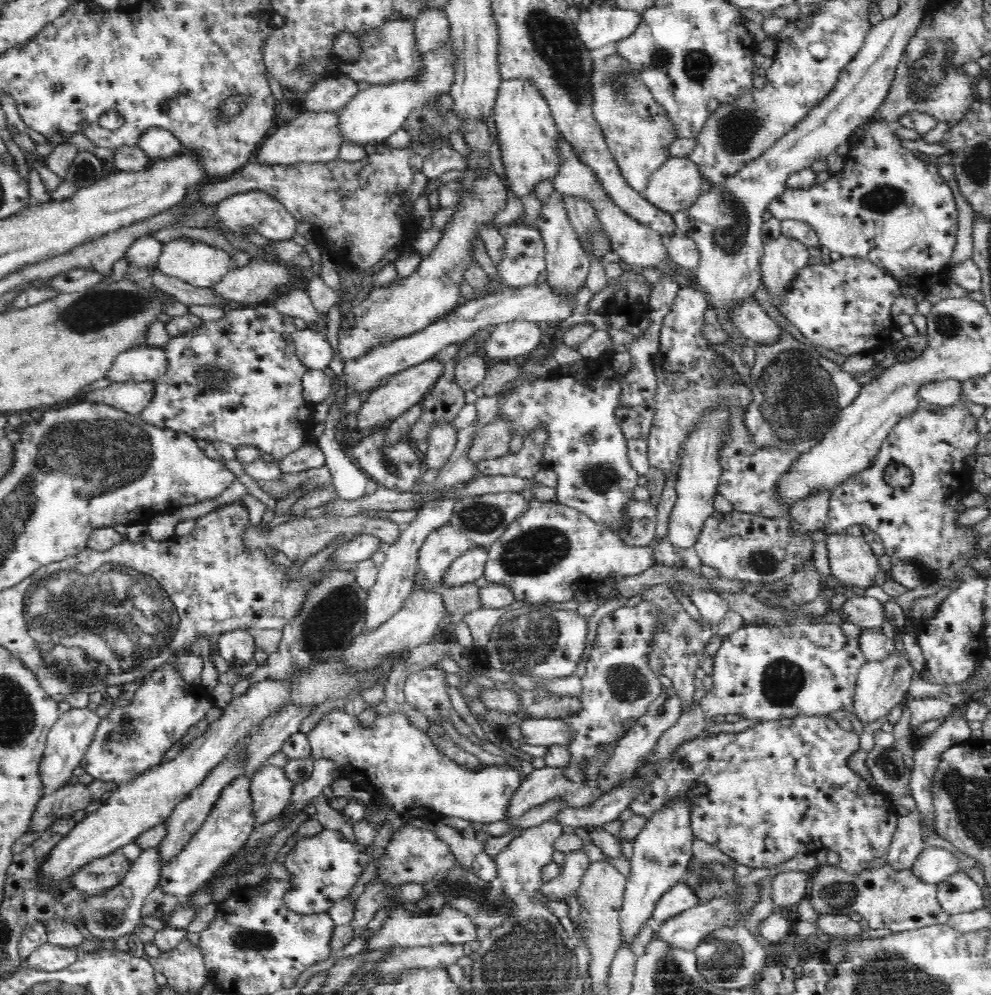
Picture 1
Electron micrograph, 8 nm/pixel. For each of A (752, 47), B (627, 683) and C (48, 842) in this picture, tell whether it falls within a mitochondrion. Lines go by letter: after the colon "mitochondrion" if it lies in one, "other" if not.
A: other
B: mitochondrion
C: other

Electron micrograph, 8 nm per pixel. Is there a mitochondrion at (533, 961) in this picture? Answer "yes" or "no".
yes

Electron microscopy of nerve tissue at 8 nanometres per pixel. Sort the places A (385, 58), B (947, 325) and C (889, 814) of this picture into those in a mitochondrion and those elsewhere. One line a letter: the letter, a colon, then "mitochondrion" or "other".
A: other
B: mitochondrion
C: other

